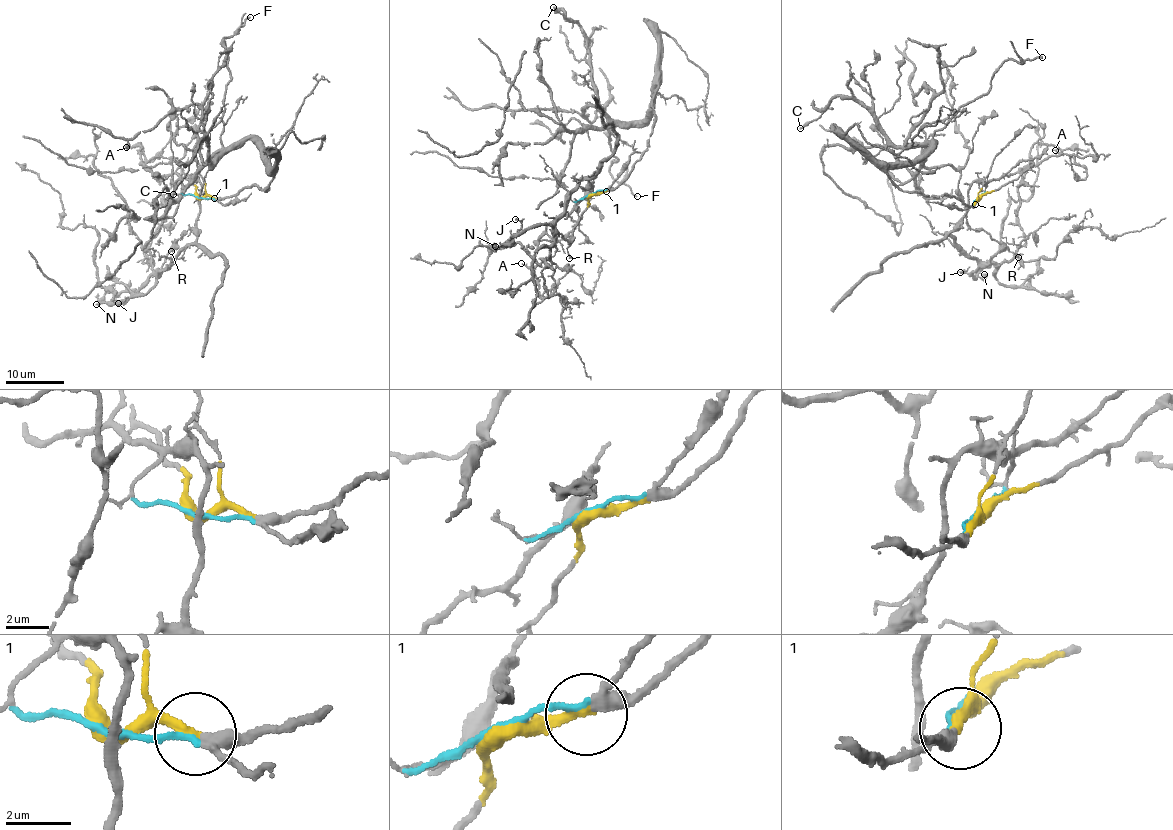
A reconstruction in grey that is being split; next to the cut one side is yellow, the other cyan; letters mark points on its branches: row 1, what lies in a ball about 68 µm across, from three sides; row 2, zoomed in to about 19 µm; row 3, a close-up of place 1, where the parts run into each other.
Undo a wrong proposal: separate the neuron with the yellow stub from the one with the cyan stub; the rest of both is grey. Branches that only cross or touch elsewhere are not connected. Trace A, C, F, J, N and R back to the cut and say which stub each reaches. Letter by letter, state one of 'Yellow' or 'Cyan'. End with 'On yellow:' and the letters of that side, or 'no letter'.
A: Cyan
C: Yellow
F: Yellow
J: Cyan
N: Cyan
R: Cyan
On yellow: C, F

